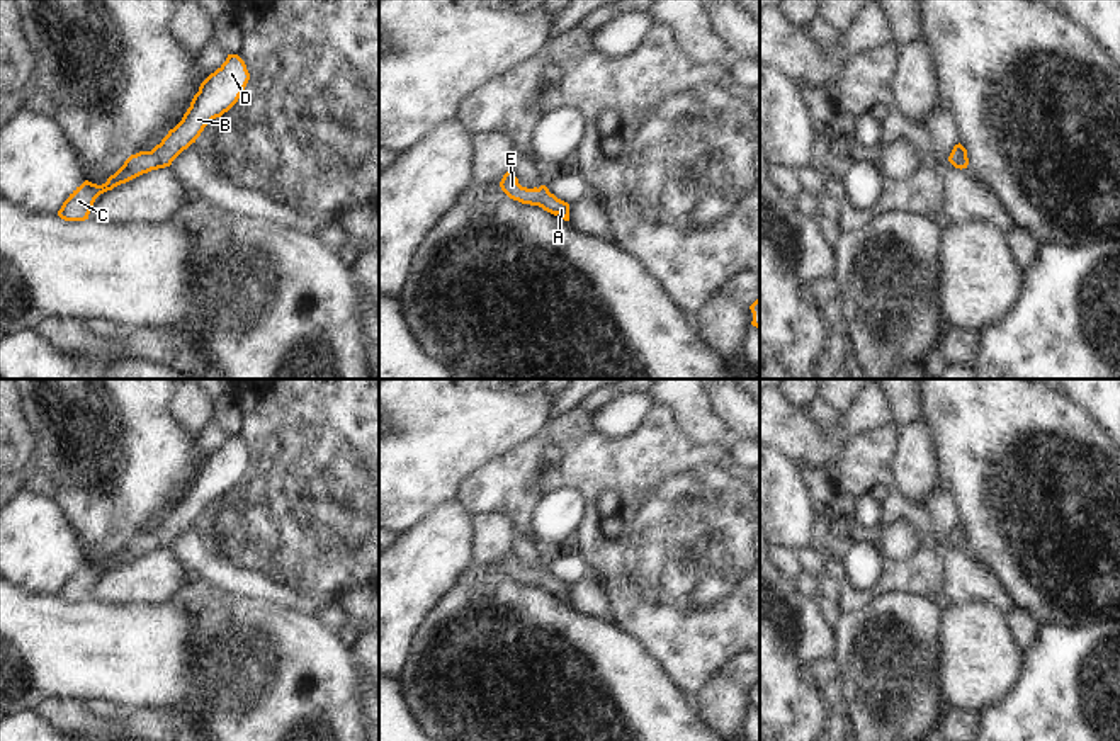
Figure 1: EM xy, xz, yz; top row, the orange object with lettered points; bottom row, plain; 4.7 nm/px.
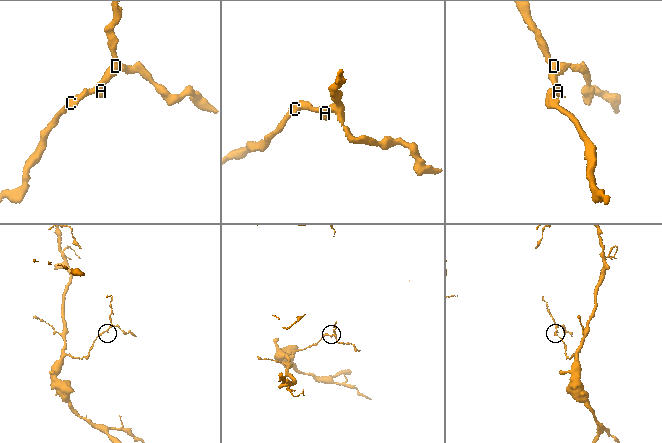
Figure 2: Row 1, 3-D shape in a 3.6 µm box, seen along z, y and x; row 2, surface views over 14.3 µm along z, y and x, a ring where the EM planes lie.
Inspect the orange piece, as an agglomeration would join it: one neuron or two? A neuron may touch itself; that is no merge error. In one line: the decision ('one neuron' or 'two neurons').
one neuron

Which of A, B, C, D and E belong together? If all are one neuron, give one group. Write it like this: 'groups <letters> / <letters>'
groups A B C D E

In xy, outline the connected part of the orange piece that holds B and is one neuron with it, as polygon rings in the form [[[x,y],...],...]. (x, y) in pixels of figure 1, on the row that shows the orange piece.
[[[228,54],[226,61],[201,83],[182,121],[160,144],[151,151],[131,155],[102,185],[85,180],[63,202],[58,216],[65,221],[85,221],[100,194],[151,170],[170,167],[184,150],[195,143],[212,119],[221,117],[238,102],[248,80],[245,61],[238,54]]]

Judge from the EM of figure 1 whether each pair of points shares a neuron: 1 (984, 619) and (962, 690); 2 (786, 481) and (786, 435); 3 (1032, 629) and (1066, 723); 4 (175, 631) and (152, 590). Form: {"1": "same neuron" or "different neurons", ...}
{"1": "same neuron", "2": "different neurons", "3": "different neurons", "4": "different neurons"}

